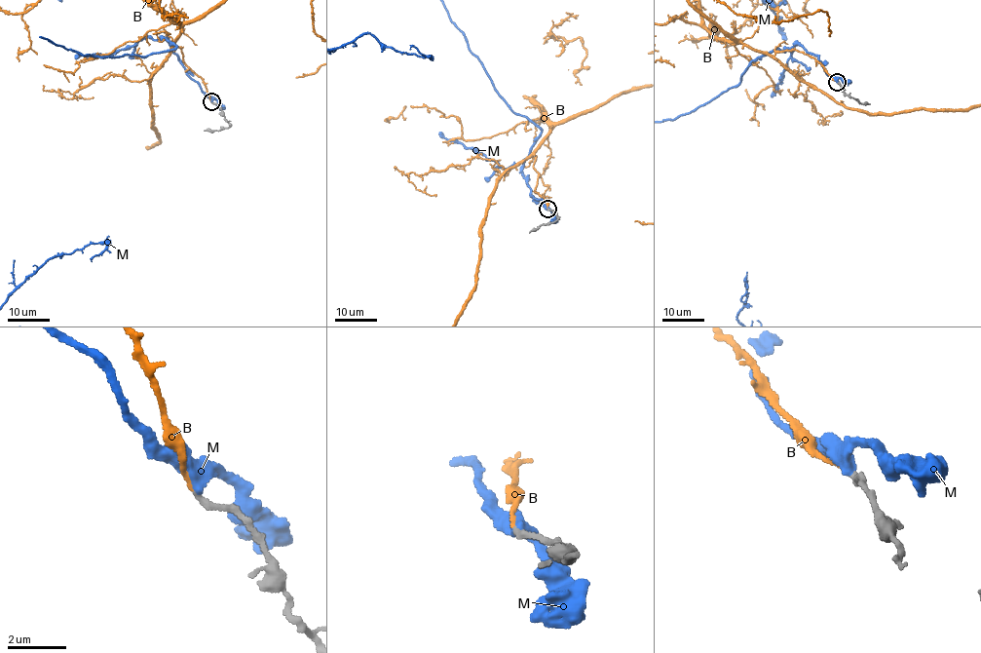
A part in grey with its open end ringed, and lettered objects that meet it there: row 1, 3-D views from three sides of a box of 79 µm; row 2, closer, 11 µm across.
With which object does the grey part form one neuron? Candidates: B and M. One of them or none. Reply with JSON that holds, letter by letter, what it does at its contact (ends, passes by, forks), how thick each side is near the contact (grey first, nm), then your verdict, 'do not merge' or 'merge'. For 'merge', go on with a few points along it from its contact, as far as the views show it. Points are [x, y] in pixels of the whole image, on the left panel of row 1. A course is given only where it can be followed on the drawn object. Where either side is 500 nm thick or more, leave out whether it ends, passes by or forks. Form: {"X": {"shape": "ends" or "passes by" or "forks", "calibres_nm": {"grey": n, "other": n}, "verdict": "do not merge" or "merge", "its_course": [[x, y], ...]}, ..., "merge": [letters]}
{"B": {"shape": "ends", "calibres_nm": {"grey": 220, "other": 110}, "verdict": "merge"}, "M": {"shape": "forks", "calibres_nm": {"grey": 220, "other": 280}, "verdict": "do not merge"}, "merge": ["B"]}

